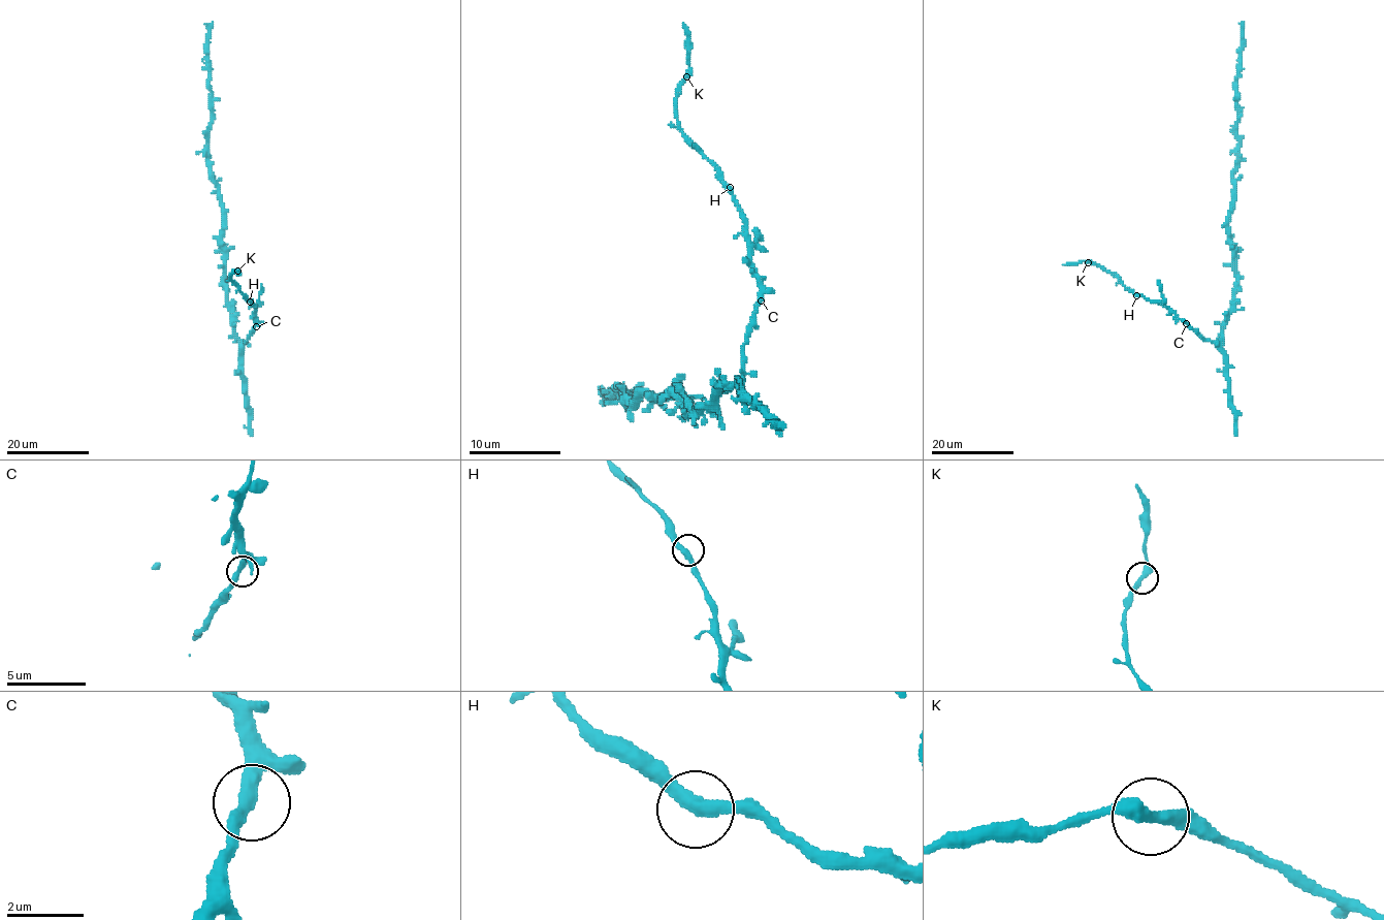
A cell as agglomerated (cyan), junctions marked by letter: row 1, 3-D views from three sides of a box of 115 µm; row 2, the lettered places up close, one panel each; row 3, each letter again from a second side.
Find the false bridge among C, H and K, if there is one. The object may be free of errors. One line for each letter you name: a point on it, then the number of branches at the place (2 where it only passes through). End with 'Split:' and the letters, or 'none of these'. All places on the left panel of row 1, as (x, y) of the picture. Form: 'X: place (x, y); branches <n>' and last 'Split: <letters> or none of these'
Split: none of these

